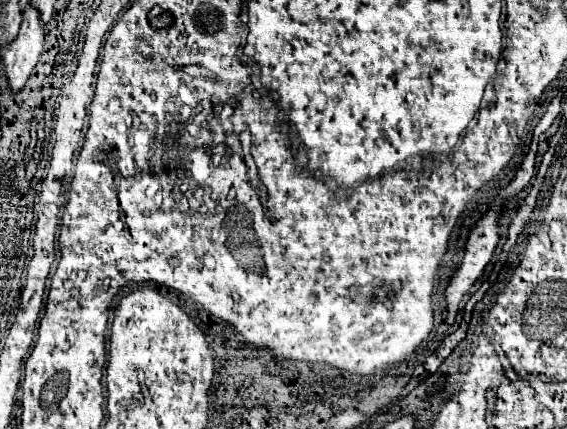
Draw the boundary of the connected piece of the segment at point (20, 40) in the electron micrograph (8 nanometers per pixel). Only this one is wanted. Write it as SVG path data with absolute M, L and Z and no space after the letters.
M27 4L23 10L23 22L17 38L1 50L9 86L13 92L19 92L25 86L29 74L39 62L39 54L43 52L43 40L45 28L39 20L39 10L33 4Z

